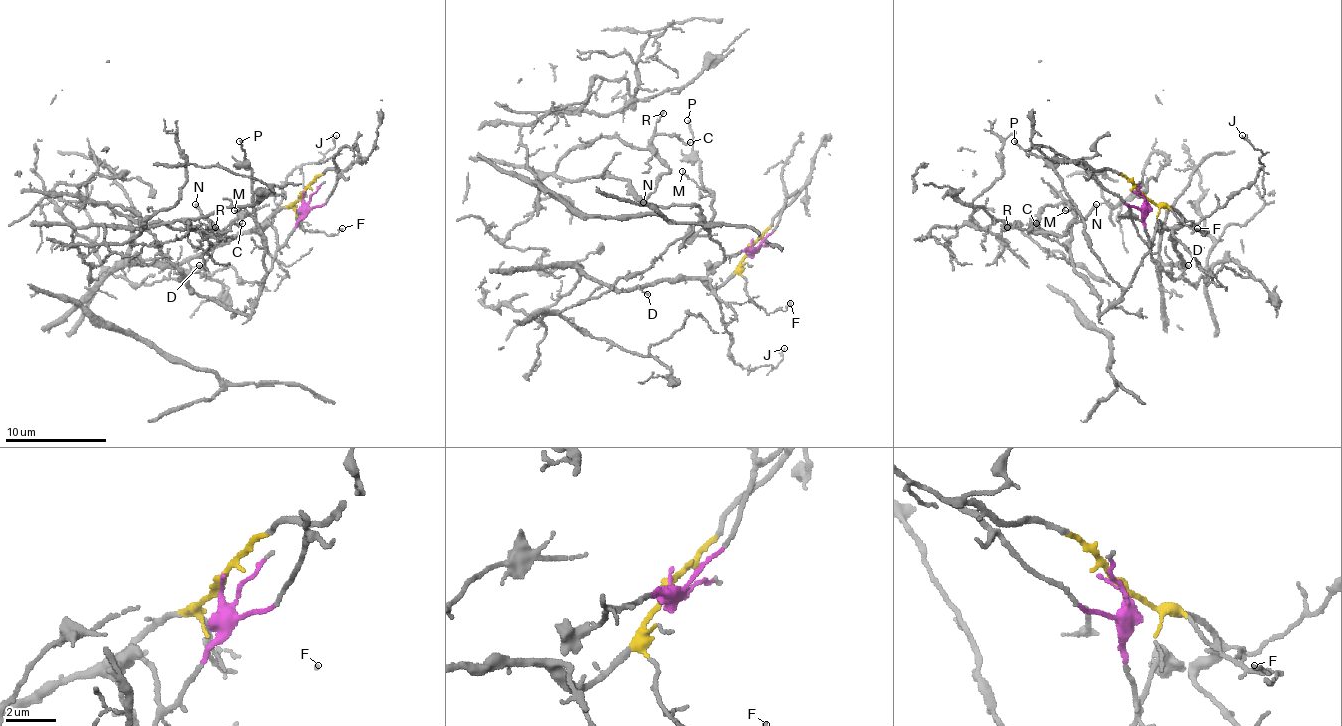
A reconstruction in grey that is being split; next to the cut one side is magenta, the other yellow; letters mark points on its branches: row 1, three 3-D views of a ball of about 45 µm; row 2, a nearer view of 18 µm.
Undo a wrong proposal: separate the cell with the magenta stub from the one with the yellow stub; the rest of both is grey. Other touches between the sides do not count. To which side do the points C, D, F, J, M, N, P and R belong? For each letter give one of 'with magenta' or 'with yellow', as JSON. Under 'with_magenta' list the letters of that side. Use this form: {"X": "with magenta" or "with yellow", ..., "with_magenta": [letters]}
{"C": "with magenta", "D": "with yellow", "F": "with yellow", "J": "with yellow", "M": "with magenta", "N": "with magenta", "P": "with magenta", "R": "with magenta", "with_magenta": ["C", "M", "N", "P", "R"]}

